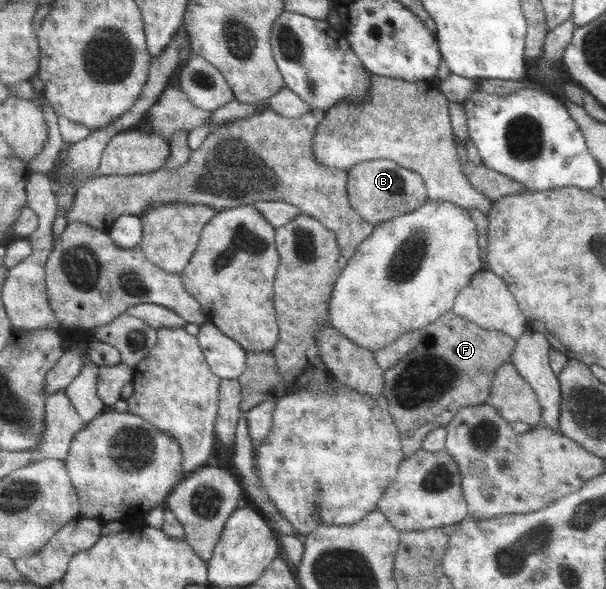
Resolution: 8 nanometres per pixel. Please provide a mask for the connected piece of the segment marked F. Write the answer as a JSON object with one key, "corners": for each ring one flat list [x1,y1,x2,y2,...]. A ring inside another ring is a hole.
{"corners":[[450,309,438,320,419,330,421,340,412,353,401,359,396,366,382,372,384,378,383,398,387,402,389,414,400,434,403,453,411,457,421,449,423,439,430,431,446,428,463,406,476,406,486,403,490,386,498,367,510,362,517,339,500,330,488,330,462,318]]}

